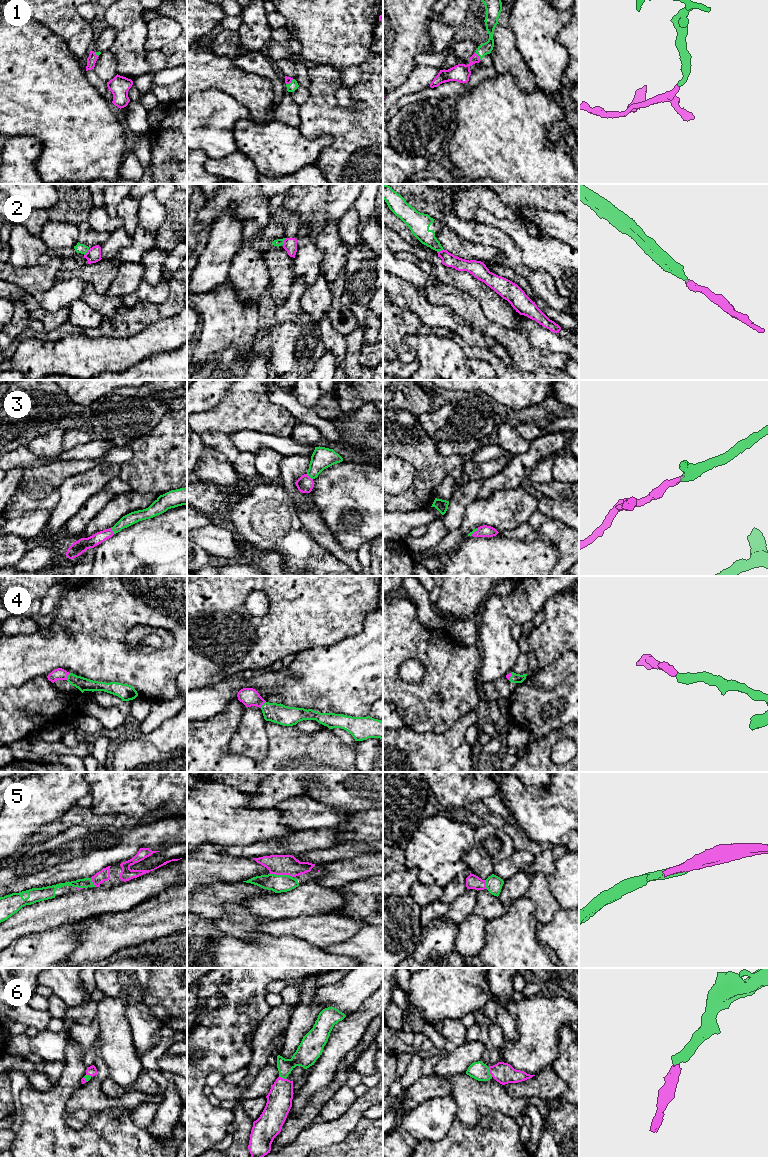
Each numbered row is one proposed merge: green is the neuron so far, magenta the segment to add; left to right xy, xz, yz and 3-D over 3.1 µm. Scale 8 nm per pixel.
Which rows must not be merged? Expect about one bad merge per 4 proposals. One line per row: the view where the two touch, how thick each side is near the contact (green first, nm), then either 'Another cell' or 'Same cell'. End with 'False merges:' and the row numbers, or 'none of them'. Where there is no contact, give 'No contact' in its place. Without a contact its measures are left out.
1: Touches green in yz. Thickness 90 nm (green) against 140 nm. Same cell
2: Touches green in xz. Thickness 60 nm (green) against 110 nm. Another cell
3: Touches green in xy. Thickness 90 nm (green) against 100 nm. Same cell
4: Touches green in xy. Thickness 110 nm (green) against 100 nm. Same cell
5: Touches green in xz. Thickness 140 nm (green) against 160 nm. Same cell
6: Touches green in yz. Thickness 140 nm (green) against 170 nm. Same cell
False merges: 2

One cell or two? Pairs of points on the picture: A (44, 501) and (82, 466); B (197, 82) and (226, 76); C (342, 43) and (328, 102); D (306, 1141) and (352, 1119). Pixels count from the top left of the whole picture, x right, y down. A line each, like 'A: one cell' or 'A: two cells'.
A: one cell
B: one cell
C: two cells
D: one cell

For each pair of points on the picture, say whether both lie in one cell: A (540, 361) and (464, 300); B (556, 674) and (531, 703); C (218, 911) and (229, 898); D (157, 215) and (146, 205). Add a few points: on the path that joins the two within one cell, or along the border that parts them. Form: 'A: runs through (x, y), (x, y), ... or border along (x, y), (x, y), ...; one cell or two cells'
A: runs through (520, 350), (508, 338), (490, 329), (481, 320); one cell
B: border along (565, 678), (551, 689), (522, 683); two cells
C: runs through (218, 907), (225, 898); one cell
D: runs through (154, 213), (149, 208); one cell

